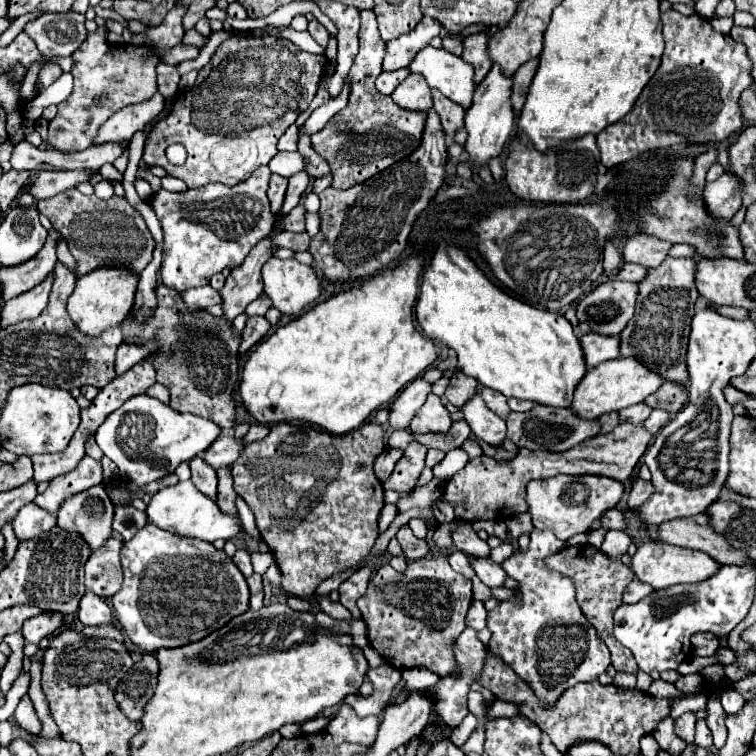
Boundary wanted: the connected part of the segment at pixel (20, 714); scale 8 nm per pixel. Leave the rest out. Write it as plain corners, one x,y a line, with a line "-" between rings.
24,696
20,700
14,712
14,720
18,722
20,728
24,728
28,732
36,732
38,734
42,730
42,722
36,716
36,710
34,710
34,704
32,704
30,696

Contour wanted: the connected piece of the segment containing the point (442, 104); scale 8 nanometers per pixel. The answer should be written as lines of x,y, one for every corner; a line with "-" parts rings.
432,90
432,98
434,98
434,108
442,120
442,128
446,132
446,138
452,140
454,132
464,126
464,108
460,108
458,104
454,104
452,100
444,98
444,94
440,94
440,90

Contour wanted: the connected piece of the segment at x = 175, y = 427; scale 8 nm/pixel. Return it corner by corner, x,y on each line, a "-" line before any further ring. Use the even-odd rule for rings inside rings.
146,394
130,398
124,406
112,412
96,432
100,450
118,466
124,480
146,486
152,480
168,476
180,462
192,460
210,448
222,428
208,418
182,414

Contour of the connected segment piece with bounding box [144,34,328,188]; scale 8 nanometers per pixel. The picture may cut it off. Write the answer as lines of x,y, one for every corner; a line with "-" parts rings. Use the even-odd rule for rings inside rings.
264,34
254,38
232,36
224,40
216,48
210,62
198,72
196,84
188,92
180,96
176,94
170,114
154,126
144,150
144,162
150,166
162,166
170,176
186,182
188,188
200,188
210,182
234,186
246,180
256,168
268,164
270,158
276,156
278,138
288,130
288,126
294,124
298,114
308,108
314,94
318,92
318,84
326,66
326,56
304,52
286,38
-
174,142
182,144
188,152
184,166
170,164
166,158
166,148

